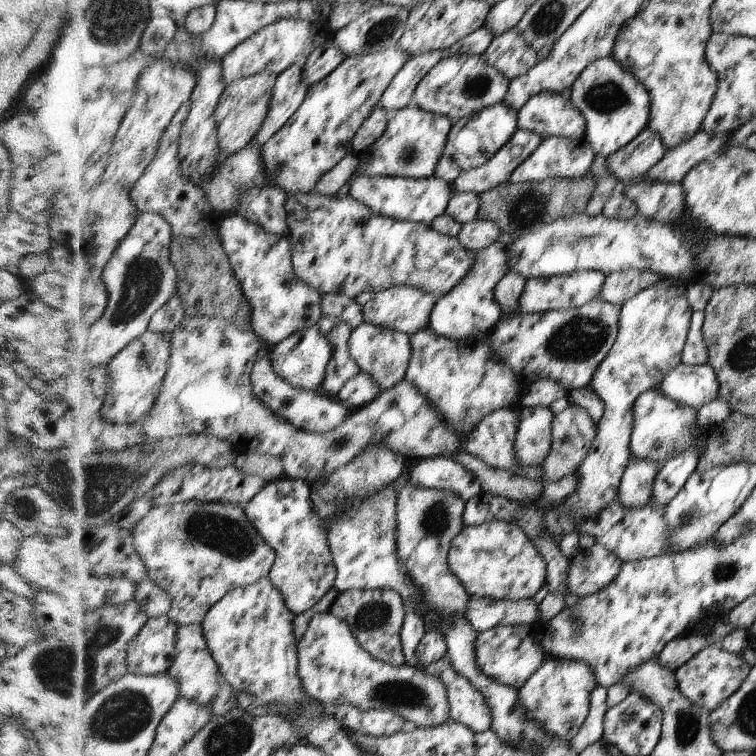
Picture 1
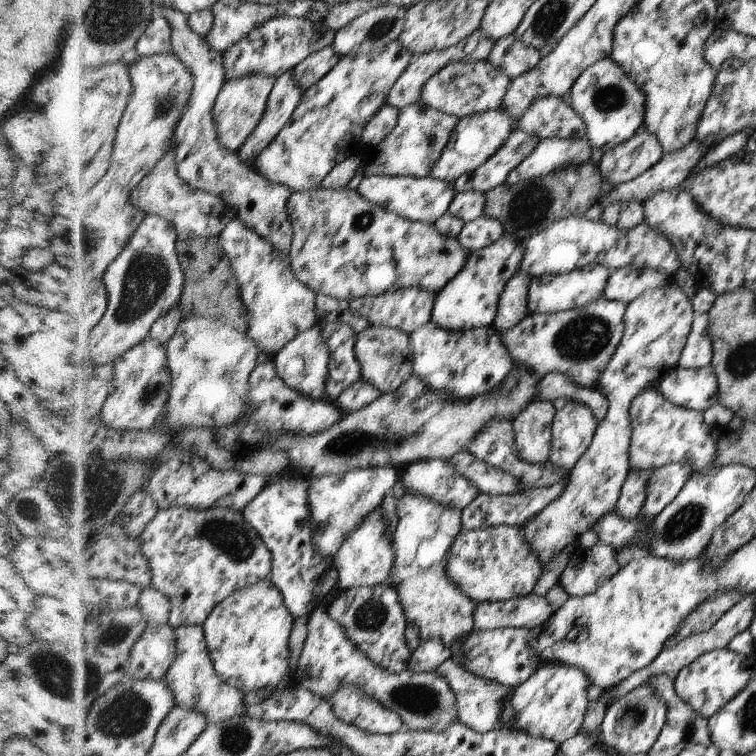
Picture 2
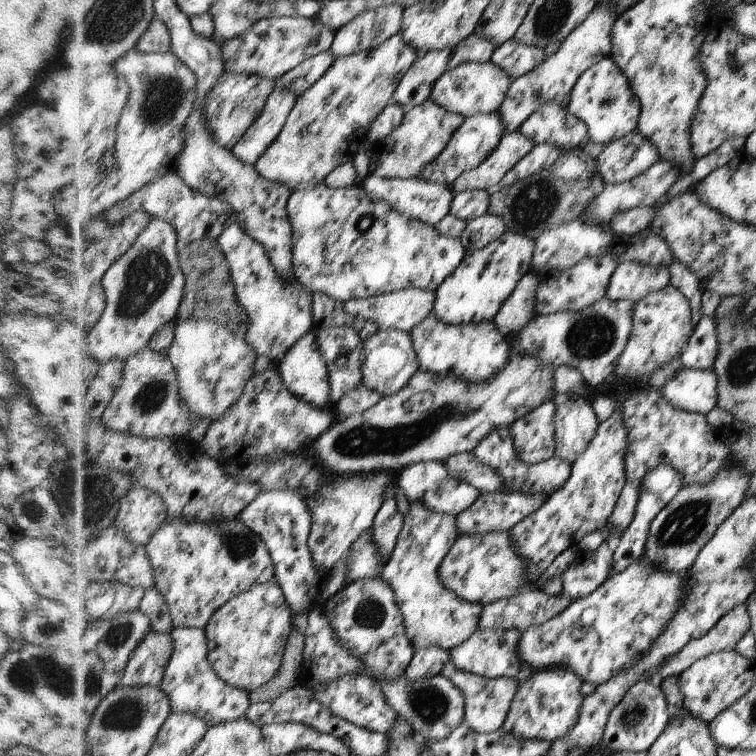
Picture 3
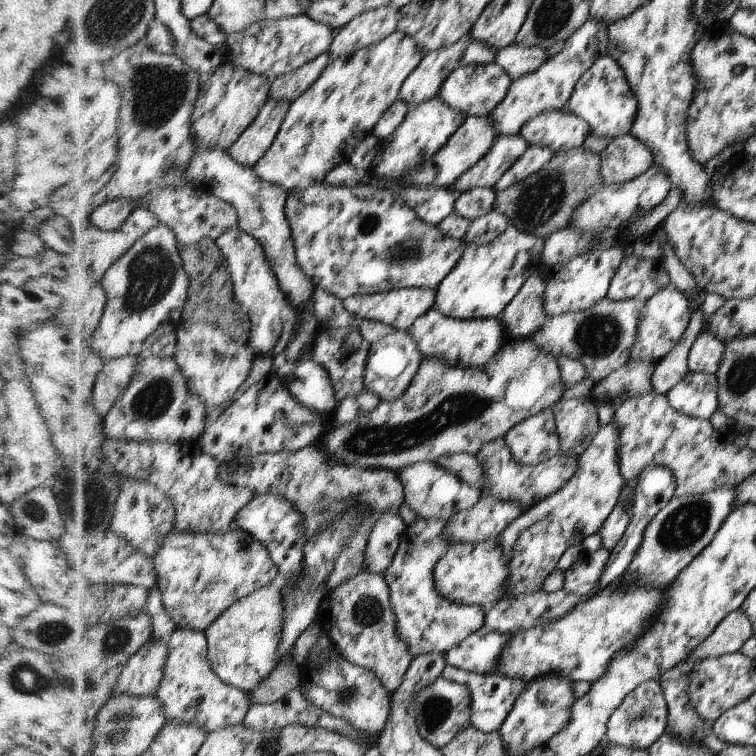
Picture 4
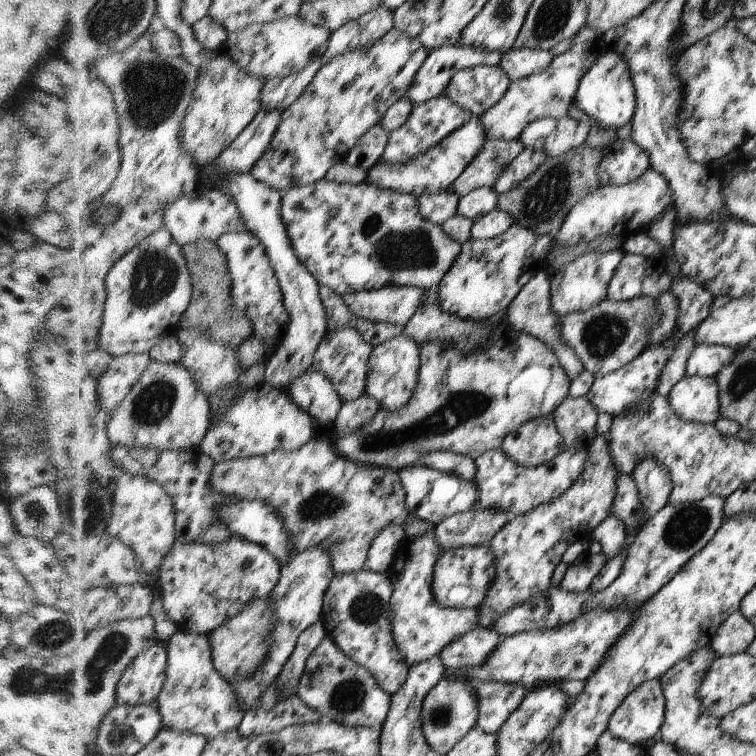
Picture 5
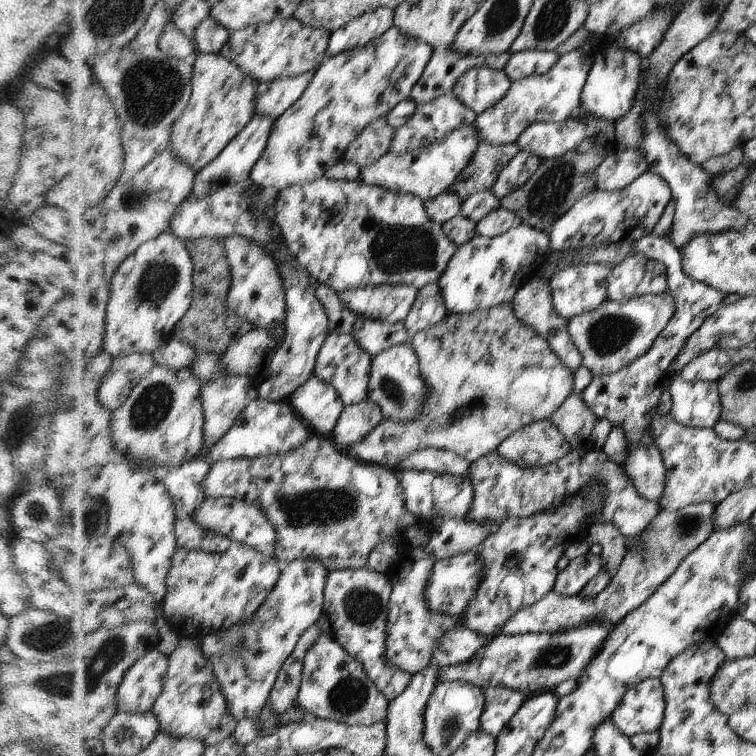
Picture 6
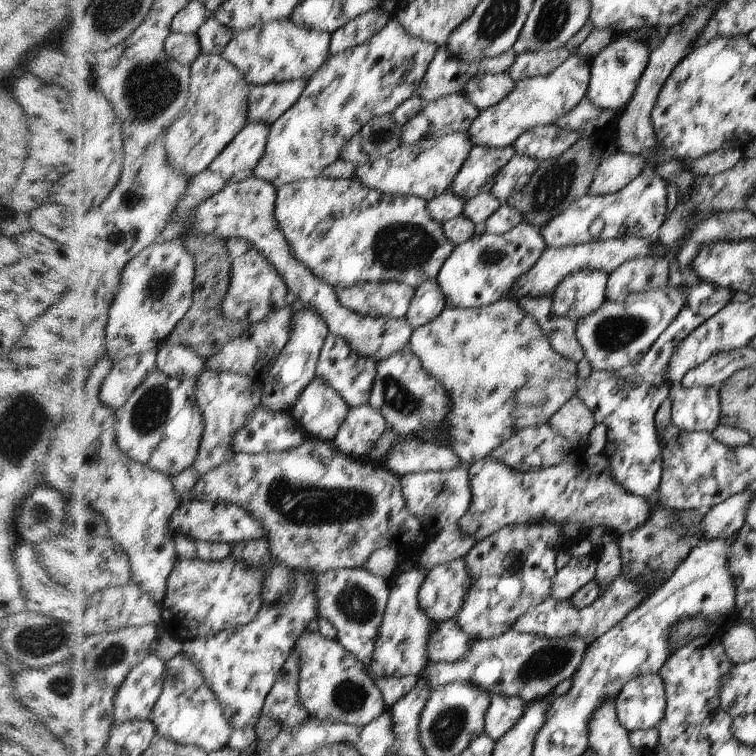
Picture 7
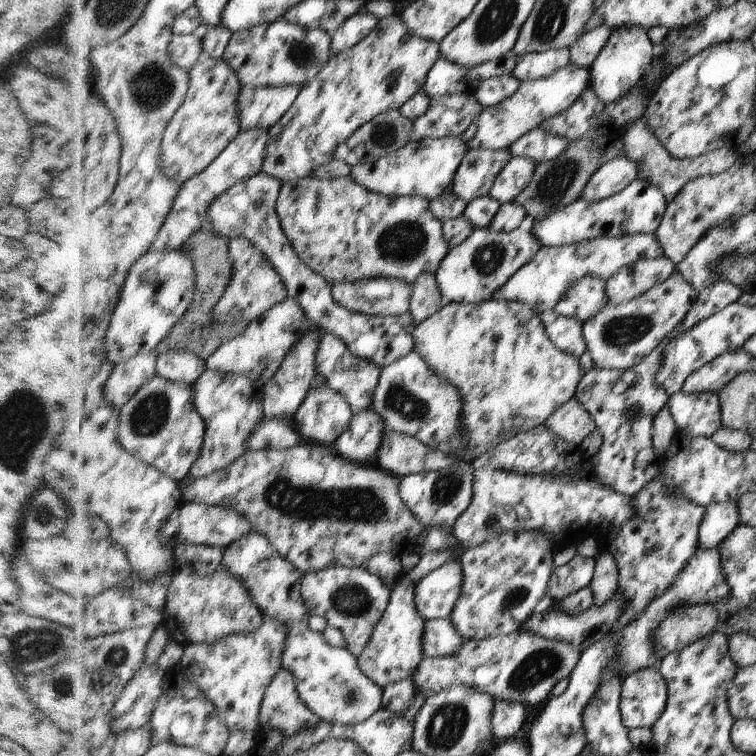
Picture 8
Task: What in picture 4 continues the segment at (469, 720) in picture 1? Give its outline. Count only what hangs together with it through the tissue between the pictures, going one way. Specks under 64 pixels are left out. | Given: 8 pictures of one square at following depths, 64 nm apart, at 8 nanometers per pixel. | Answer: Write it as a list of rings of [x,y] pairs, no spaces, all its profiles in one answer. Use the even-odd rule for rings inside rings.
[[[446,665],[444,672],[441,674],[442,677],[450,679],[454,682],[462,683],[464,686],[468,686],[472,694],[472,718],[470,724],[478,730],[482,730],[485,733],[491,733],[498,731],[502,726],[504,720],[512,707],[514,702],[518,700],[518,696],[524,692],[527,683],[517,678],[506,678],[506,676],[496,675],[481,675],[478,673],[468,672],[454,666]]]

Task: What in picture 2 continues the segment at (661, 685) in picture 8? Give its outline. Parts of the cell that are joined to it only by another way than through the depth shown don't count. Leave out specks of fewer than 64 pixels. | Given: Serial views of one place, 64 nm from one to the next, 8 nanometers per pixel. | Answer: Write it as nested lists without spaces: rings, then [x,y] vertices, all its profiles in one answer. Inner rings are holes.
[[[648,684],[636,686],[620,697],[606,713],[602,721],[599,744],[614,748],[618,754],[647,754],[661,736],[661,730],[668,722],[669,708],[662,694],[656,694]]]

